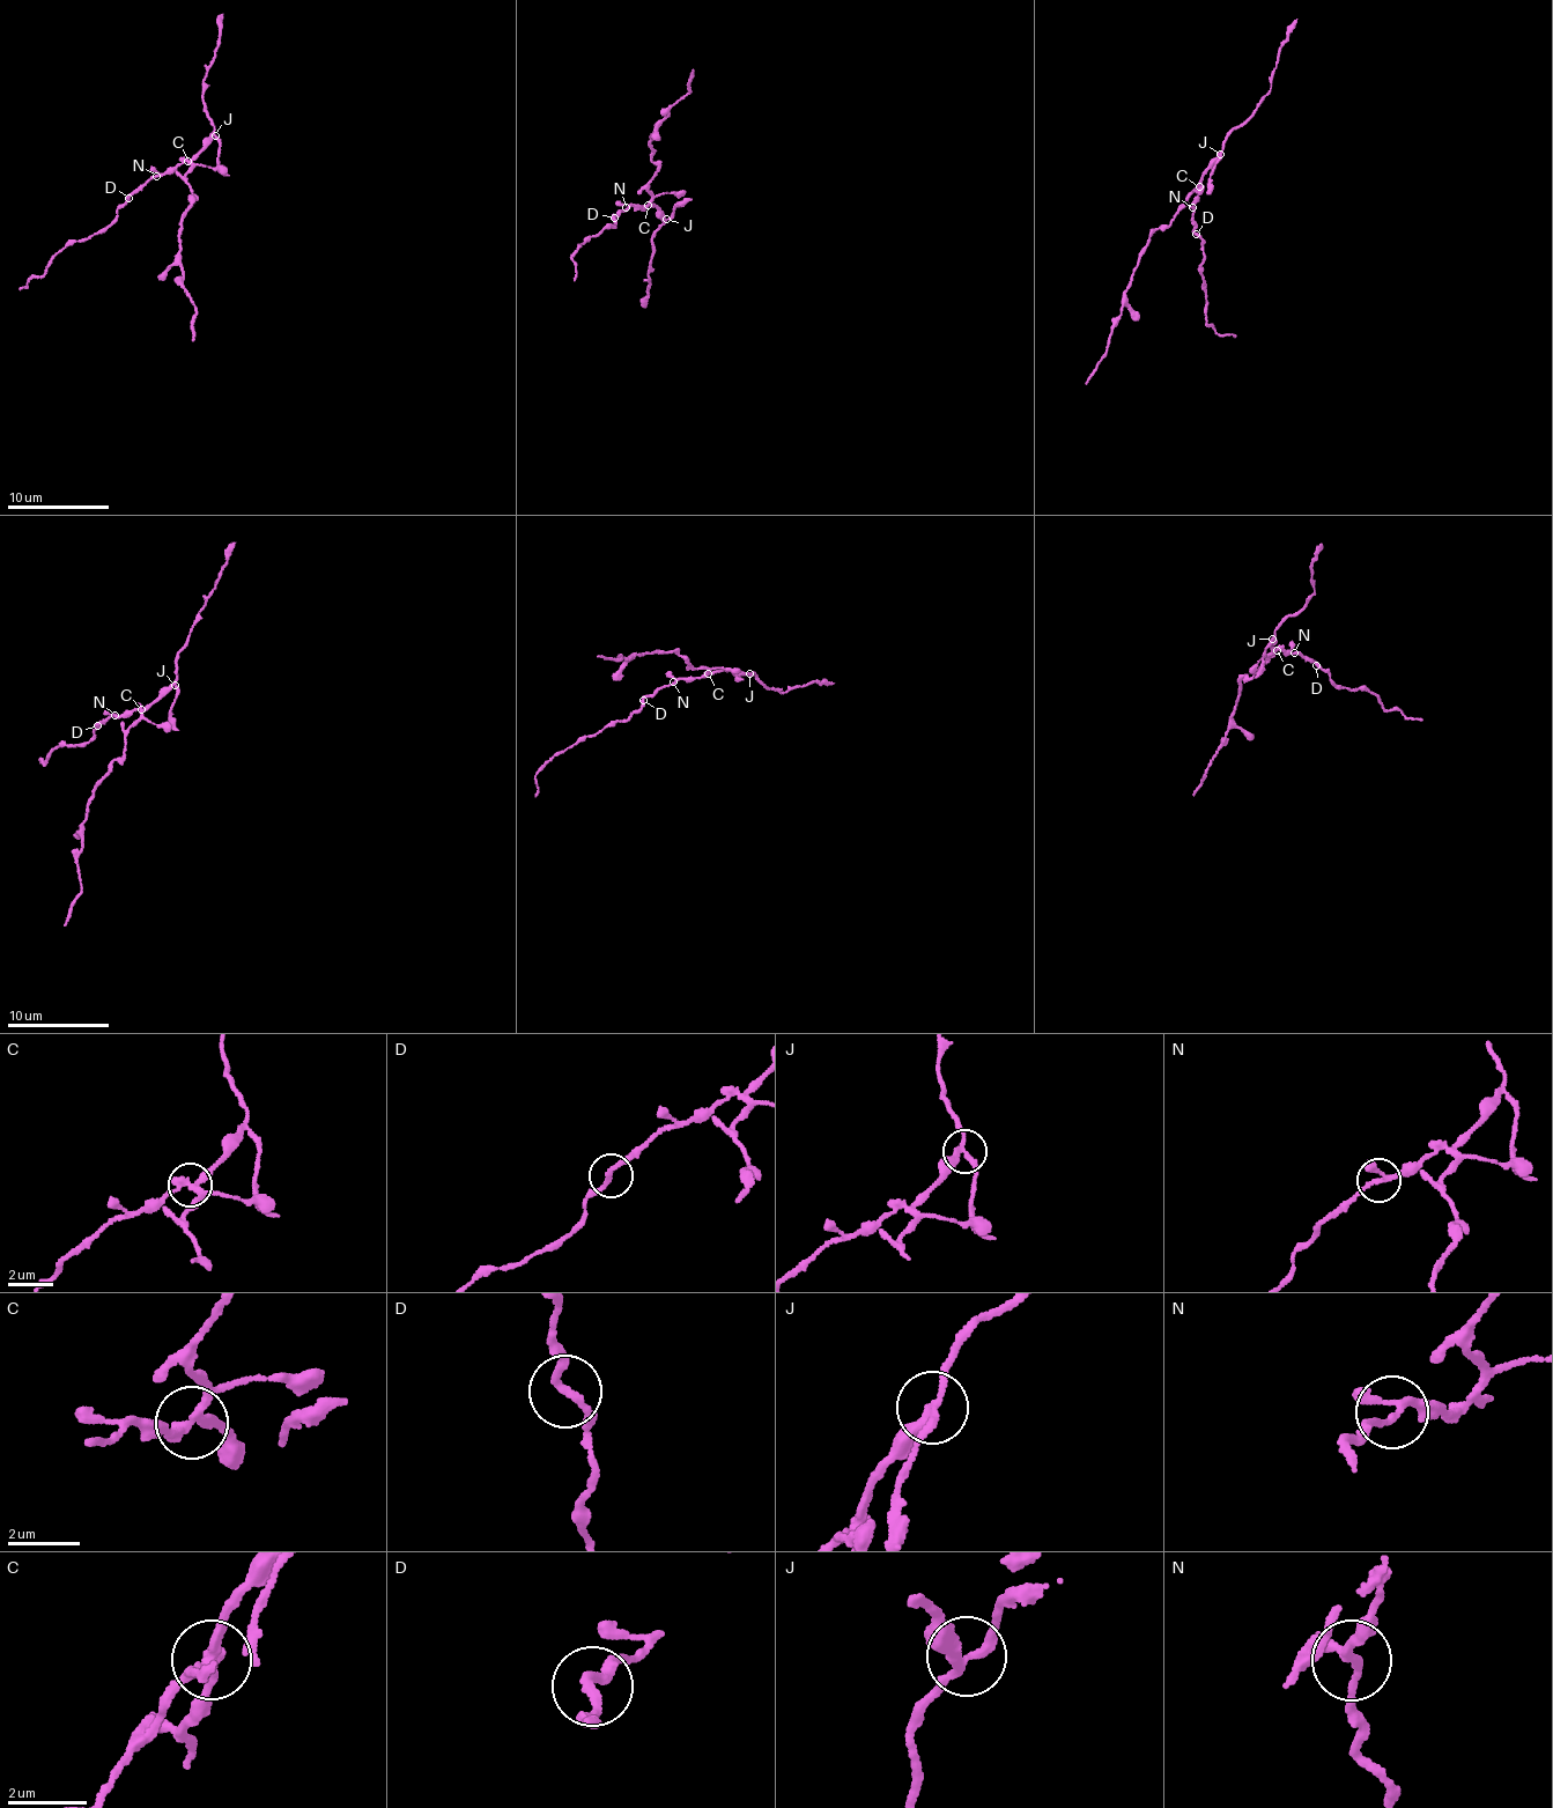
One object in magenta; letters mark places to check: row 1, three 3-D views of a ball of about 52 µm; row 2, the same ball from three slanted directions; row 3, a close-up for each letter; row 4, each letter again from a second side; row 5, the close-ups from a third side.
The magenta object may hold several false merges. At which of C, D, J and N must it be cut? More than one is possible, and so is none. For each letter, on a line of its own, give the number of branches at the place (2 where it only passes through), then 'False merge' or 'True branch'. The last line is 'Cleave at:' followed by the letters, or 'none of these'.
C: Branches: 4. False merge
D: Branches: 2. True branch
J: Branches: 3. False merge
N: Branches: 3. True branch
Cleave at: C, J

